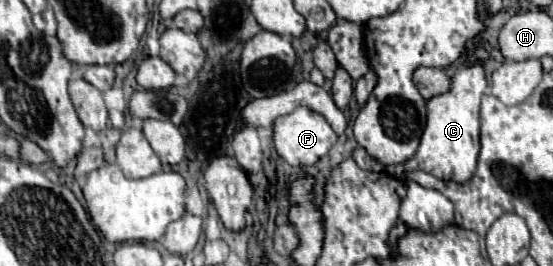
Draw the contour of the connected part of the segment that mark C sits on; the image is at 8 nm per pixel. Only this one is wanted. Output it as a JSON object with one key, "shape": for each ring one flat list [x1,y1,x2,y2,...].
{"shape":[[475,61,469,67,459,67,455,75,451,77,449,91,431,97,427,101,427,125,421,135,421,143,417,153,391,169,385,167,385,171,397,179,405,179,409,171,421,169,425,173,431,173,441,179,453,179,453,181,467,181,477,167,477,155,479,155,479,101,487,93,487,79,485,79,485,67,481,61]]}

